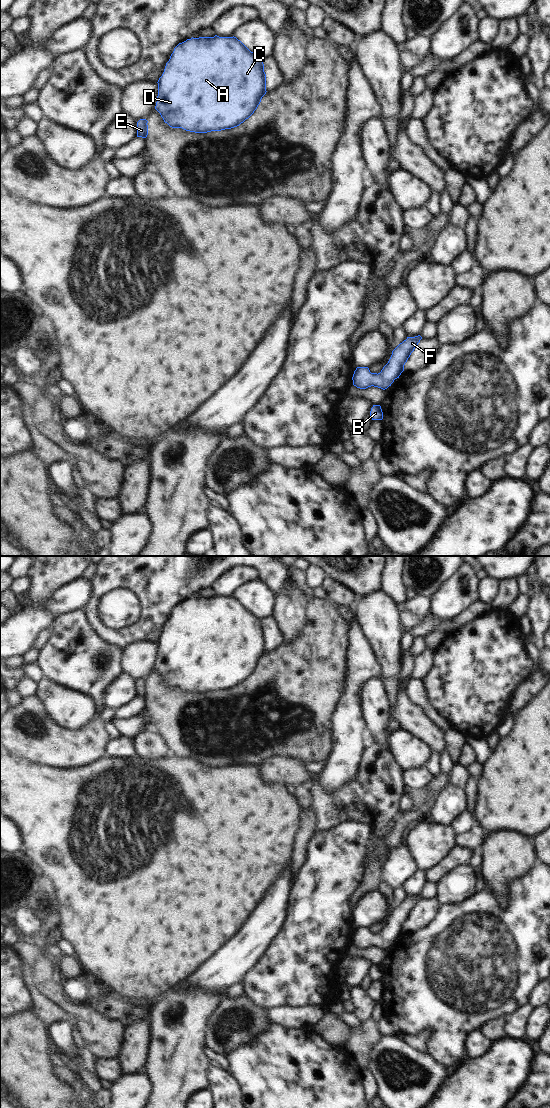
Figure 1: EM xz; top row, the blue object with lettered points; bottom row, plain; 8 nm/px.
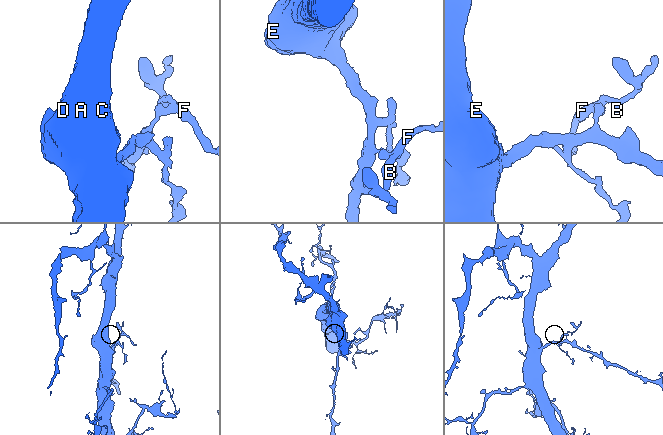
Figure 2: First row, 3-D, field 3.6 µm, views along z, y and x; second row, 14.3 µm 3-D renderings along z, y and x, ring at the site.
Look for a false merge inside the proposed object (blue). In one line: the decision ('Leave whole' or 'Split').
Leave whole.

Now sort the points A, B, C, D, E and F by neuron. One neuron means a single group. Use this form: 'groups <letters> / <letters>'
groups A B C D E F

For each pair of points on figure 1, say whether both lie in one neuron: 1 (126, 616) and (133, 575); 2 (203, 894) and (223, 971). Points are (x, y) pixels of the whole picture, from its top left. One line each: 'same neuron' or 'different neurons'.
1: different neurons
2: different neurons

